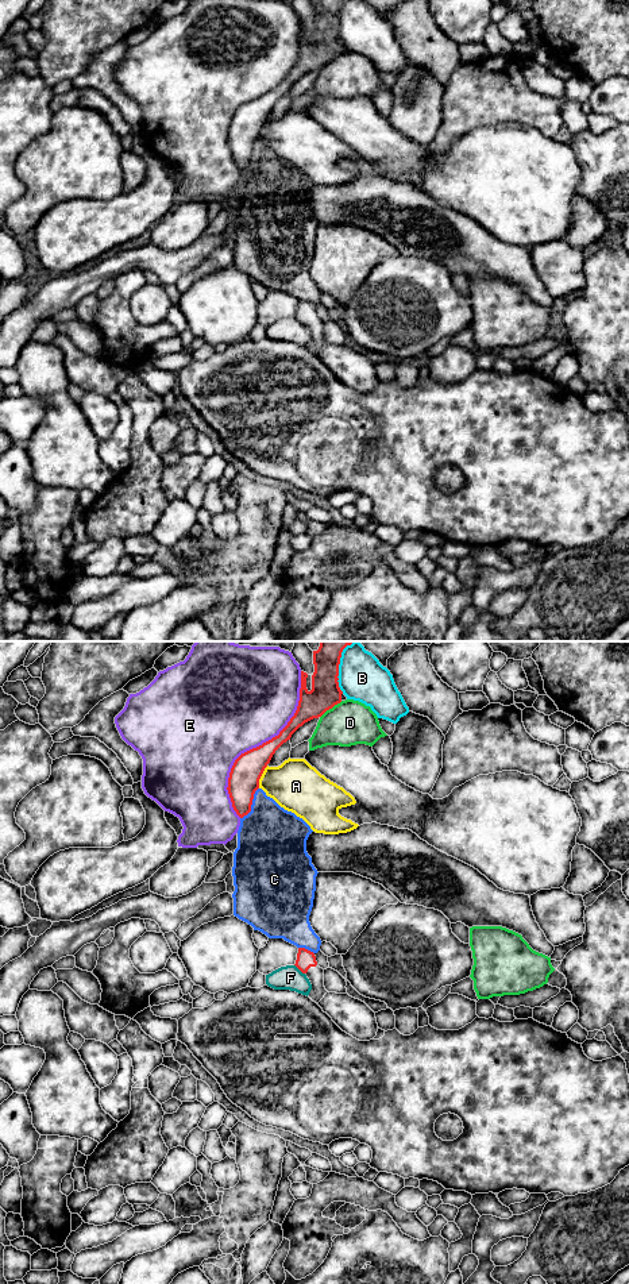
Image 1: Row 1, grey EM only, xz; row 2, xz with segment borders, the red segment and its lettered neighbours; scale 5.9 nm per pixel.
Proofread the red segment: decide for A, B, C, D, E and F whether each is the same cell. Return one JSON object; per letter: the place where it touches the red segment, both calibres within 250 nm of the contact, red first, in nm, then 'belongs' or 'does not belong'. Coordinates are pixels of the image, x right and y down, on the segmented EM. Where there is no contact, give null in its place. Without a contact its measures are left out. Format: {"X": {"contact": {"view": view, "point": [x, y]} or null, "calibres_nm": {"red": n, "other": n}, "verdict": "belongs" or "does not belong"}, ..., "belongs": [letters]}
{"A": {"contact": {"view": "xz", "point": [261, 775]}, "calibres_nm": {"red": 180, "other": 300}, "verdict": "does not belong"}, "B": {"contact": {"view": "xz", "point": [338, 666]}, "calibres_nm": {"red": 180, "other": 280}, "verdict": "does not belong"}, "C": {"contact": {"view": "xz", "point": [251, 804]}, "calibres_nm": {"red": 180, "other": 400}, "verdict": "does not belong"}, "D": {"contact": {"view": "xz", "point": [331, 708]}, "calibres_nm": {"red": 180, "other": 260}, "verdict": "does not belong"}, "E": {"contact": {"view": "xz", "point": [259, 745]}, "calibres_nm": {"red": 180, "other": 500}, "verdict": "does not belong"}, "F": {"contact": {"view": "xz", "point": [300, 970]}, "calibres_nm": {"red": 110, "other": 140}, "verdict": "does not belong"}, "belongs": []}

